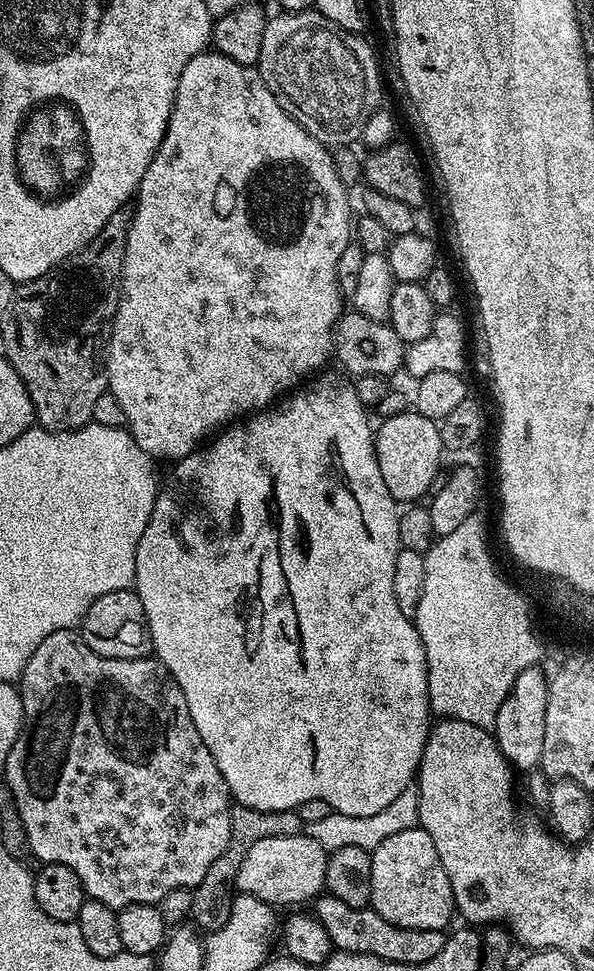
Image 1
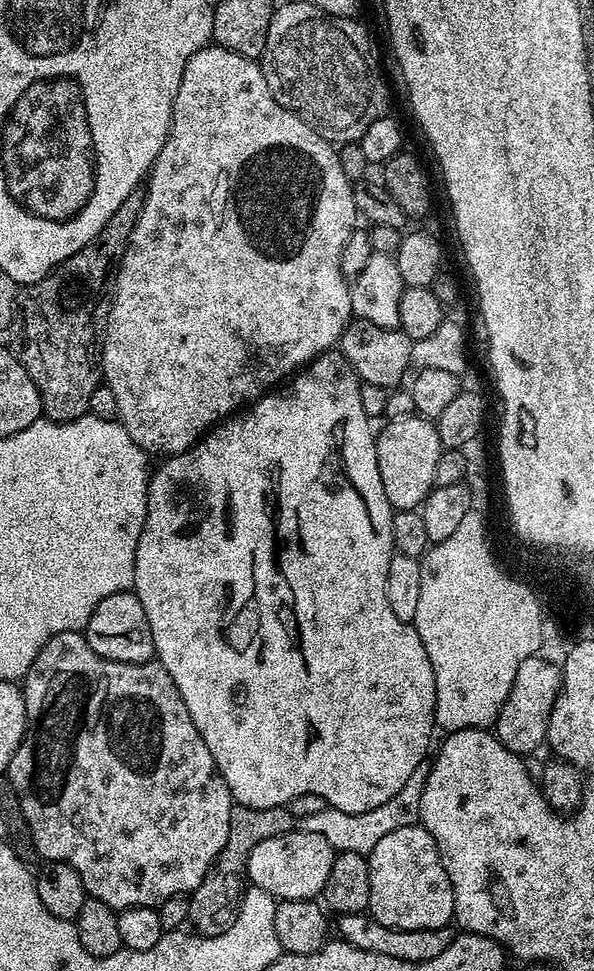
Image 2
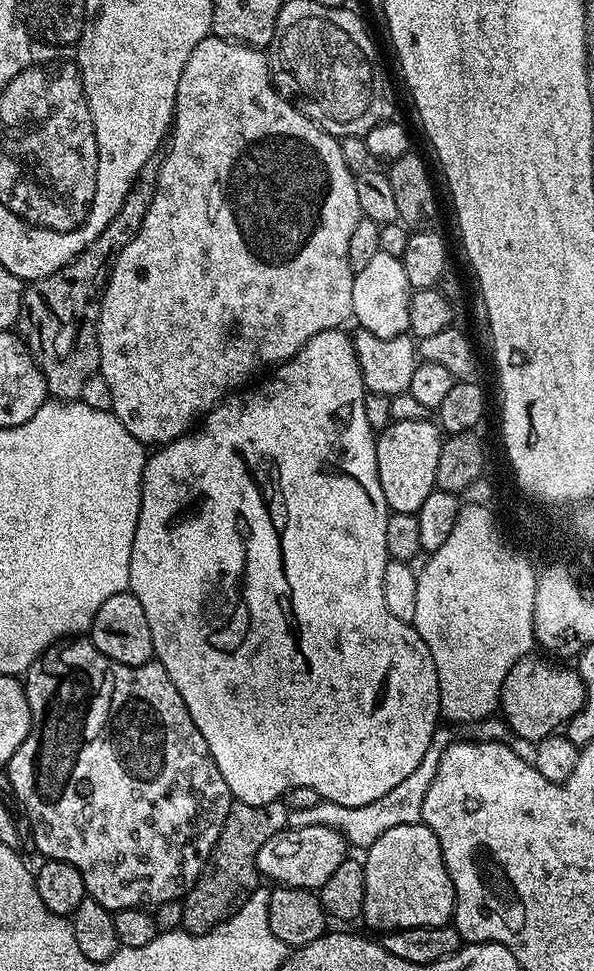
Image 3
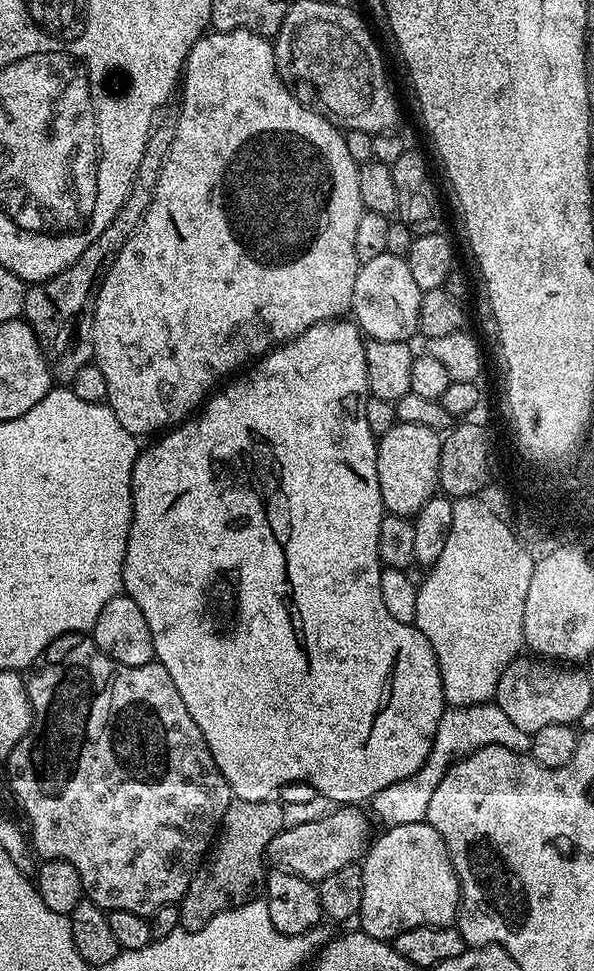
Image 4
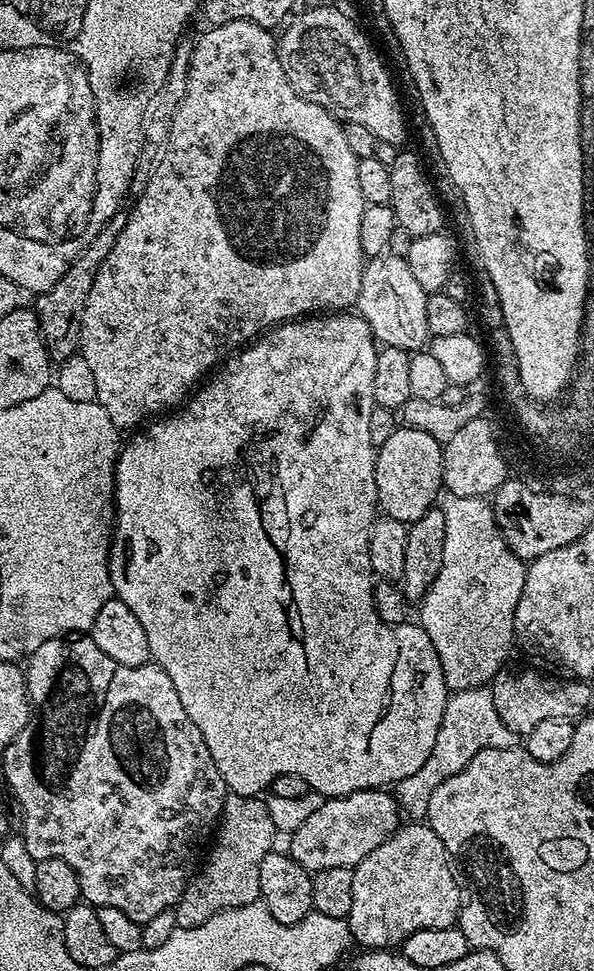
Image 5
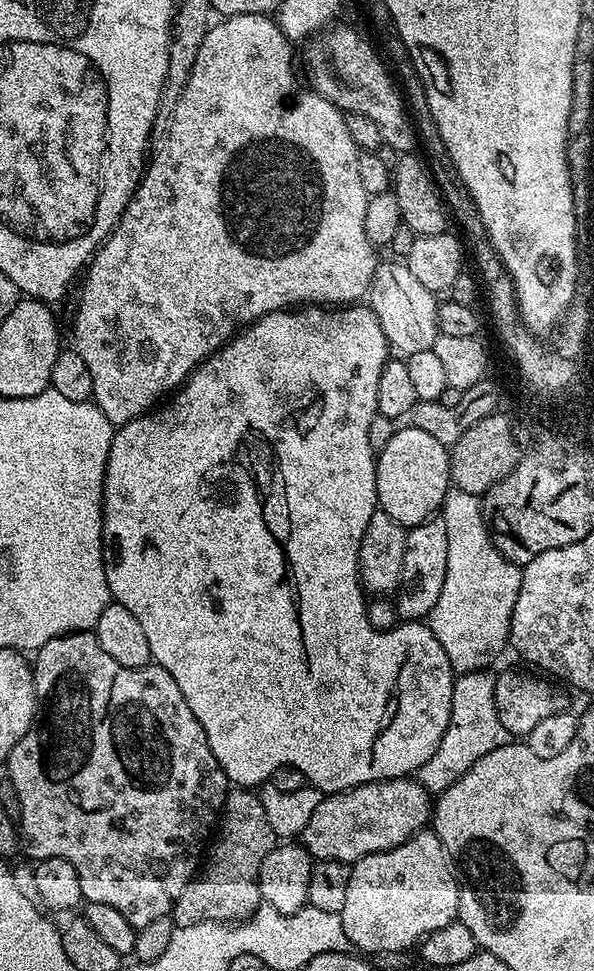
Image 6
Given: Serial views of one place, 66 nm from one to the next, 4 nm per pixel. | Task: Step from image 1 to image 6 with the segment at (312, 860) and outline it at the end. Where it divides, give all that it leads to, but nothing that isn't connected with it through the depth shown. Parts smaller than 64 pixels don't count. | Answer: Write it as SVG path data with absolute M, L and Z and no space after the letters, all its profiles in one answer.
M415 778L368 780L356 788L347 788L344 792L325 795L321 799L318 810L310 814L310 822L306 822L302 833L302 843L304 849L312 855L313 861L337 860L351 865L375 852L385 852L400 844L405 844L414 833L421 831L429 823L433 811L433 797Z

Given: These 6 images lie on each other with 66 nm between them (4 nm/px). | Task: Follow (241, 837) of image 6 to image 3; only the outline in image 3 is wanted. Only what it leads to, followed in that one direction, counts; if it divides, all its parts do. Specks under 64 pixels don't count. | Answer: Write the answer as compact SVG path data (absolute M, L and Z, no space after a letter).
M283 799L271 800L268 804L250 806L239 802L233 803L230 814L226 814L226 822L222 826L222 834L218 834L218 842L212 847L208 861L204 863L202 874L198 882L194 882L192 889L184 895L184 909L182 910L182 928L192 936L201 936L207 932L213 932L224 920L229 920L234 912L237 912L243 904L261 887L262 877L256 859L258 850L262 845L270 842L274 834L278 834L283 828L288 827L288 813L290 809Z

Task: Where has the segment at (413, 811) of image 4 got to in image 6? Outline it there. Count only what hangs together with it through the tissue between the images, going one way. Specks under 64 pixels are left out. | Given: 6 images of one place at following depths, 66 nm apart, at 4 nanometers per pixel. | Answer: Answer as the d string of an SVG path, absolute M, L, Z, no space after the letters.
M488 670L479 672L461 672L452 681L452 701L450 702L450 722L438 750L426 758L426 762L415 772L415 779L430 794L445 792L478 758L486 758L490 750L498 750L510 743L510 735L495 709L496 676Z

